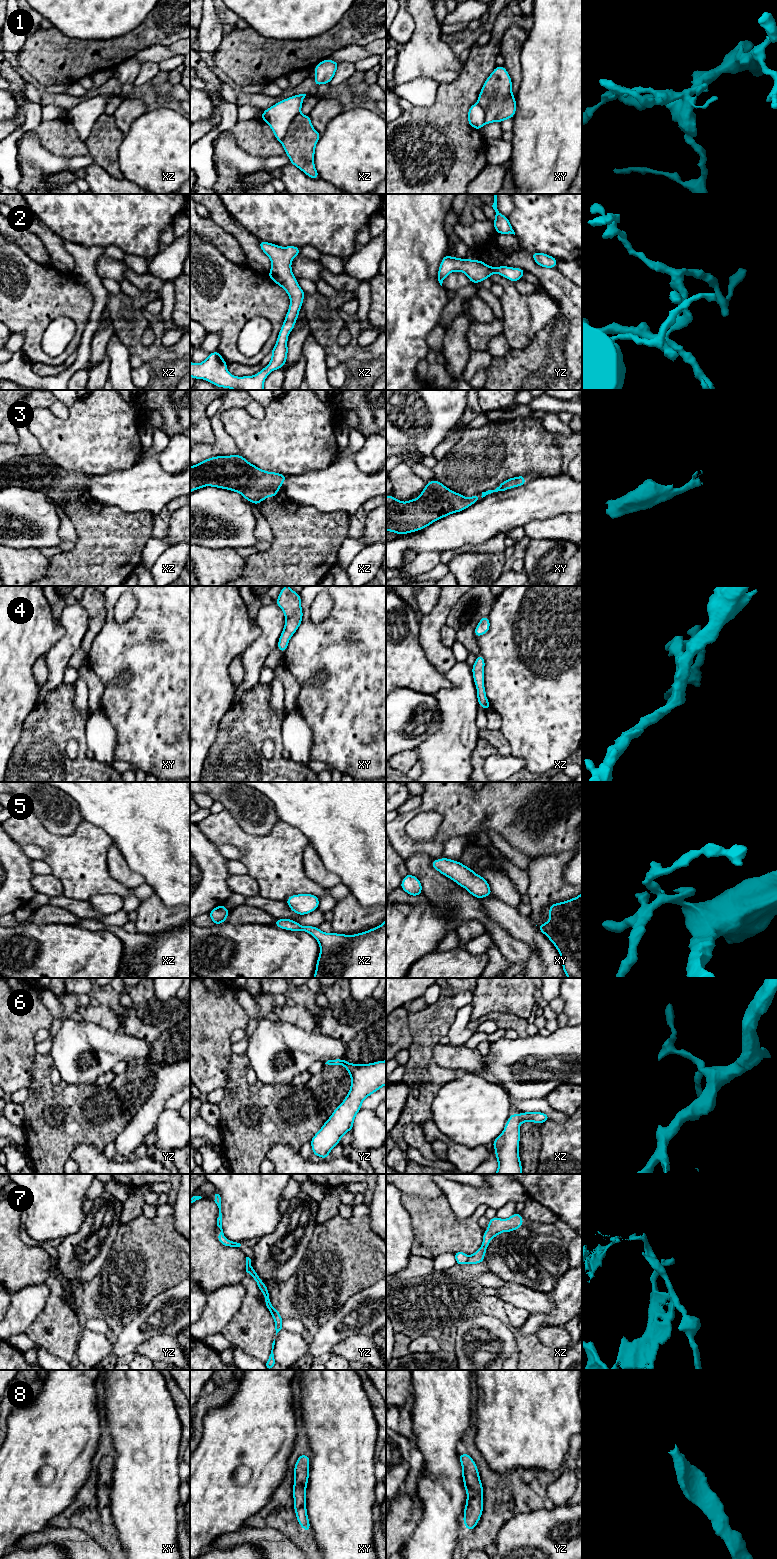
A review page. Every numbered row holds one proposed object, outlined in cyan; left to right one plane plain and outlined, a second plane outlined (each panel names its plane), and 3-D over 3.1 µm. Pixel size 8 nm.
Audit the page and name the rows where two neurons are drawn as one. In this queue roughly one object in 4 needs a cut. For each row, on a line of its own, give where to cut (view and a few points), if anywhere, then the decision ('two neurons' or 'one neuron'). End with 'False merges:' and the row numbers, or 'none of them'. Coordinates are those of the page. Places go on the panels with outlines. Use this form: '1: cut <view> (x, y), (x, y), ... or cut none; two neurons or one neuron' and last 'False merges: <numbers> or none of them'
1: cut xz (299, 112), (291, 121), (286, 135), (281, 142); two neurons
2: cut none; one neuron
3: cut none; one neuron
4: cut none; one neuron
5: cut none; one neuron
6: cut none; one neuron
7: cut xz (468, 1256), (465, 1263); two neurons
8: cut none; one neuron
False merges: 1, 7

